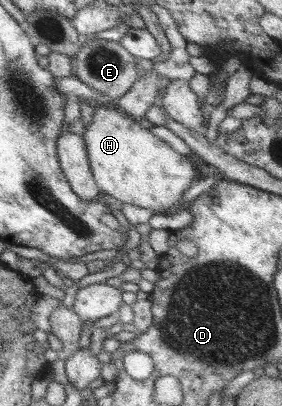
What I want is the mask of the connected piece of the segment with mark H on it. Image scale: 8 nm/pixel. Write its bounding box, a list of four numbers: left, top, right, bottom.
[83,105,198,215]

